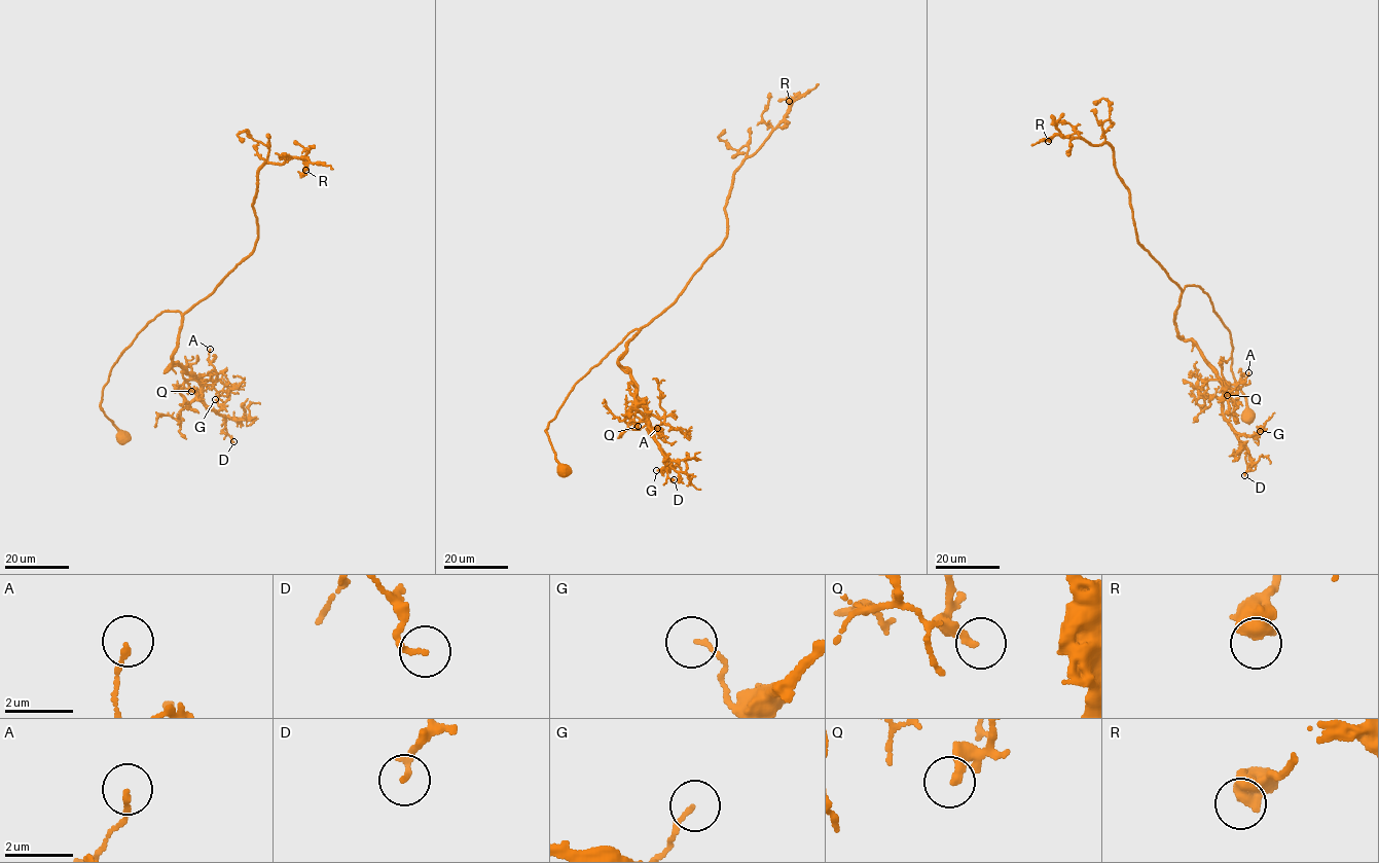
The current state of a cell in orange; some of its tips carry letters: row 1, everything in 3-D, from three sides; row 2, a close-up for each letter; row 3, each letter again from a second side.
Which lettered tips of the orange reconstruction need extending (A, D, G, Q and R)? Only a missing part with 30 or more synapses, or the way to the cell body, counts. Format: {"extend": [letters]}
{"extend": []}

